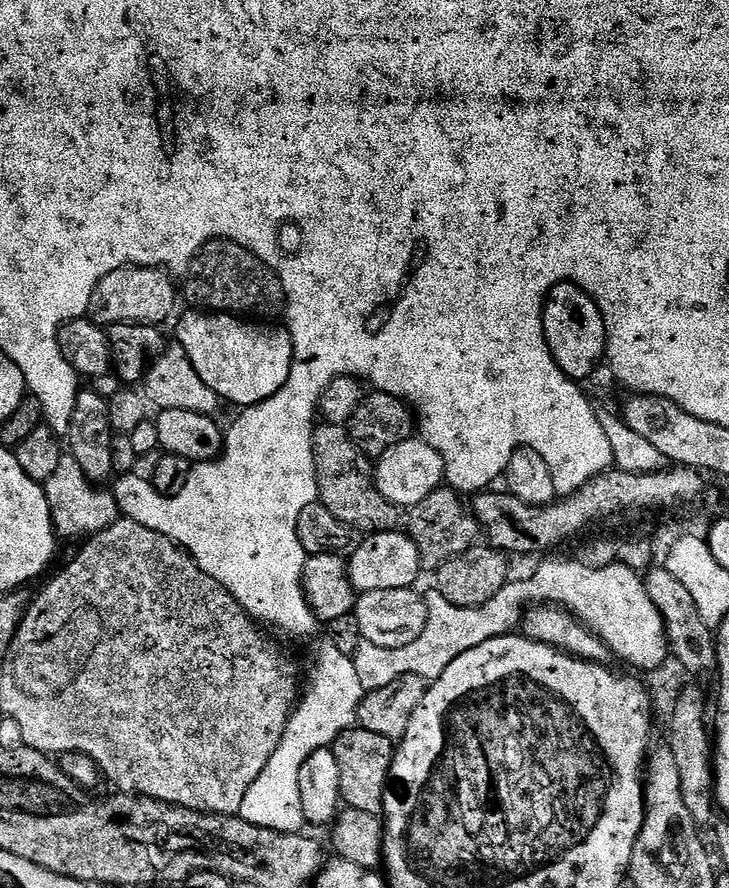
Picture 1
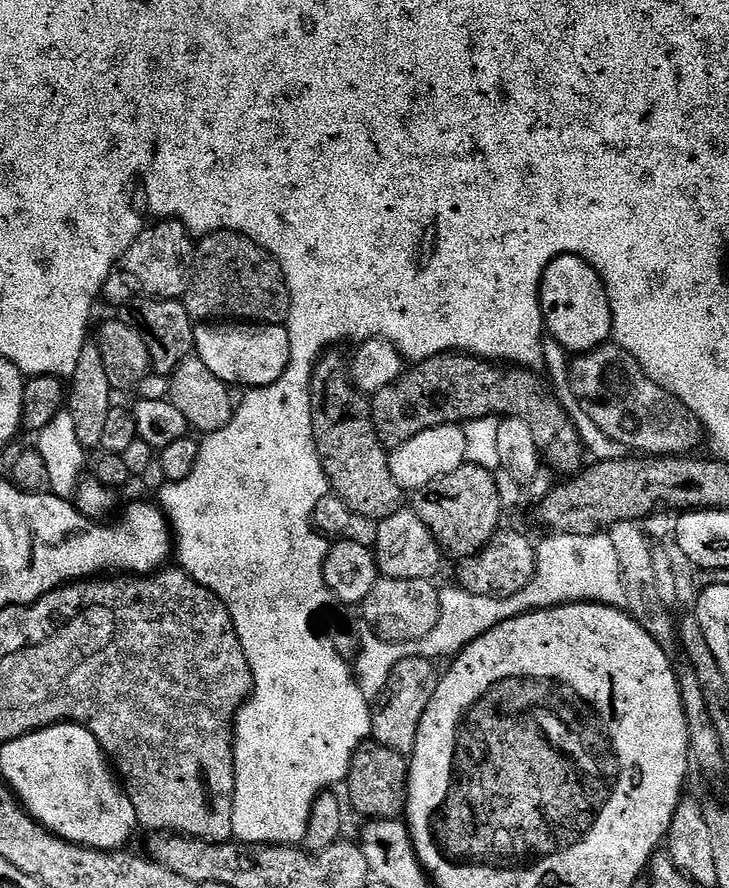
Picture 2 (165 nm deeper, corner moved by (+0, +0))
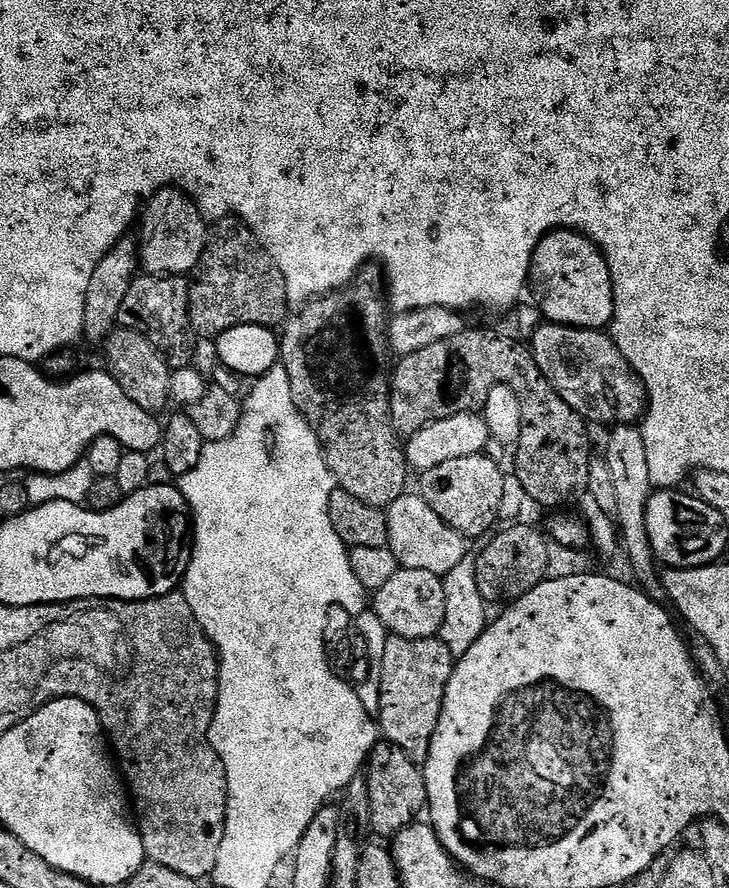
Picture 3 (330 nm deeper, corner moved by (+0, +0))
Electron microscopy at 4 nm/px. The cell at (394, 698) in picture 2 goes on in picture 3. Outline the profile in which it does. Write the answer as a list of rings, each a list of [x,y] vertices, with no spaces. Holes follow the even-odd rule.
[[[389,635],[382,659],[378,728],[383,739],[399,746],[414,763],[423,765],[430,754],[434,730],[442,714],[442,702],[454,659],[439,638],[411,640]]]

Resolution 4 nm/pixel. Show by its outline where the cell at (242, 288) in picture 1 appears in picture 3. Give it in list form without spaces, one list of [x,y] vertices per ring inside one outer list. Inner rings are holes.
[[[226,216],[211,225],[198,266],[190,274],[188,317],[197,337],[221,336],[234,326],[279,329],[290,315],[286,278],[244,221]]]

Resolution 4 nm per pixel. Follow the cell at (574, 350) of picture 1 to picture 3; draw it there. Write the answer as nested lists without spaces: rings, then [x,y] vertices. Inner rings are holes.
[[[559,228],[542,237],[532,259],[530,292],[536,295],[534,303],[547,323],[597,330],[611,325],[614,314],[612,275],[608,273],[608,263],[600,247],[581,232]]]

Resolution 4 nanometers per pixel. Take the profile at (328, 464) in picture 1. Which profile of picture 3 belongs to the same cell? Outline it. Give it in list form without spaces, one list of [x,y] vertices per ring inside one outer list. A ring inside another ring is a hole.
[[[369,262],[357,272],[356,278],[351,284],[347,284],[345,288],[338,289],[337,292],[325,292],[315,297],[315,299],[303,305],[297,312],[300,312],[297,316],[296,313],[289,315],[278,336],[280,342],[279,363],[286,370],[286,374],[290,378],[290,394],[294,394],[294,406],[303,414],[304,420],[316,432],[320,448],[324,451],[324,461],[328,463],[328,469],[332,471],[332,478],[336,481],[339,491],[354,494],[354,498],[358,498],[358,502],[366,502],[366,506],[387,510],[396,499],[405,495],[407,488],[404,487],[408,484],[410,465],[402,438],[396,433],[392,425],[390,402],[388,401],[389,396],[392,394],[392,381],[389,373],[387,371],[384,373],[384,367],[388,364],[388,356],[390,357],[390,349],[388,347],[390,308],[386,303],[386,277],[384,269],[375,262]]]

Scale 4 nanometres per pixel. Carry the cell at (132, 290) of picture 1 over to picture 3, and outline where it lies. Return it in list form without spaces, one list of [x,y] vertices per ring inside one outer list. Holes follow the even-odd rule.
[[[175,186],[163,188],[148,199],[138,220],[139,228],[138,264],[149,276],[187,277],[198,266],[210,231],[196,203]]]

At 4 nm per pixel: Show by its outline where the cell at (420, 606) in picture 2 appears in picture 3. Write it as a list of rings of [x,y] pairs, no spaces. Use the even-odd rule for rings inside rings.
[[[401,568],[394,578],[382,586],[370,600],[370,608],[381,619],[385,630],[393,636],[411,640],[431,640],[439,637],[443,618],[446,616],[446,597],[441,577],[430,574],[430,570]]]

